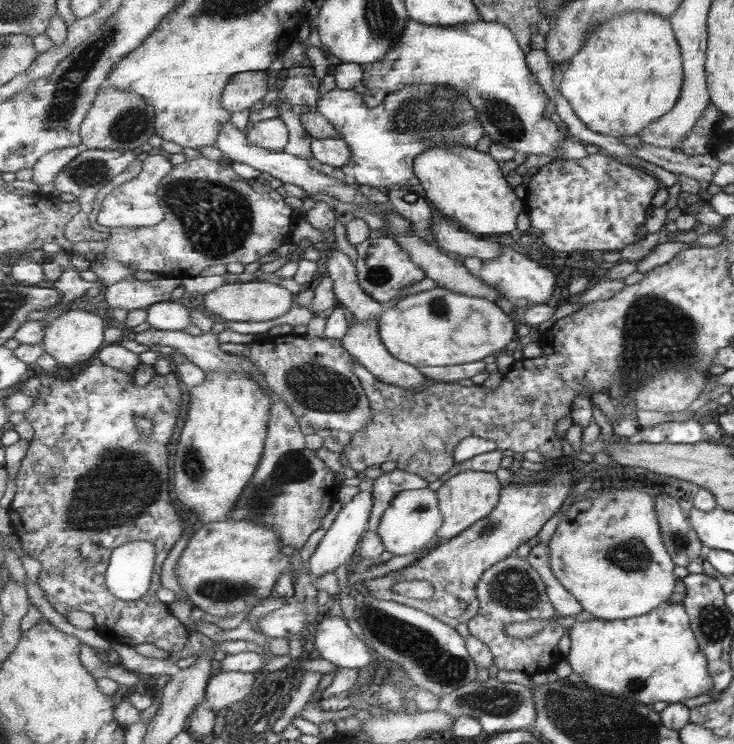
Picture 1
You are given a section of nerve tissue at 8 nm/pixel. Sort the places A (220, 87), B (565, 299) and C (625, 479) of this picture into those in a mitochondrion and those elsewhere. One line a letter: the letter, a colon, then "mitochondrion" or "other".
A: other
B: other
C: other

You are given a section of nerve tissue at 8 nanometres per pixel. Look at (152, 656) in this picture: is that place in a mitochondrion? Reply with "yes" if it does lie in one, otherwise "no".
no

